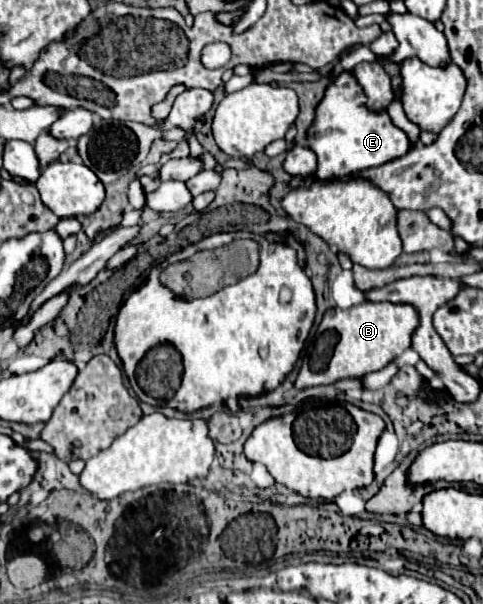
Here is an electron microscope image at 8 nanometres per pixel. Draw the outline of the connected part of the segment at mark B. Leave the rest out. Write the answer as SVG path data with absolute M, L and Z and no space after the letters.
M369 302L351 306L347 310L329 308L317 328L313 340L313 360L321 368L311 368L309 360L303 362L295 388L313 388L321 384L333 384L343 378L361 378L369 372L385 368L391 360L401 356L411 346L411 336L419 326L419 312L411 304L393 302Z

